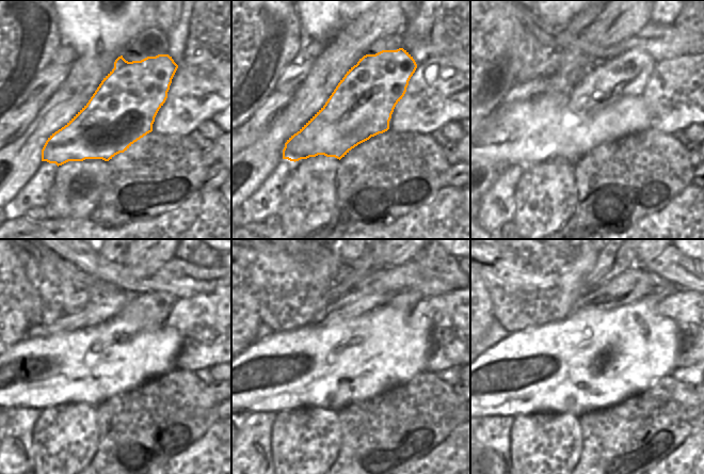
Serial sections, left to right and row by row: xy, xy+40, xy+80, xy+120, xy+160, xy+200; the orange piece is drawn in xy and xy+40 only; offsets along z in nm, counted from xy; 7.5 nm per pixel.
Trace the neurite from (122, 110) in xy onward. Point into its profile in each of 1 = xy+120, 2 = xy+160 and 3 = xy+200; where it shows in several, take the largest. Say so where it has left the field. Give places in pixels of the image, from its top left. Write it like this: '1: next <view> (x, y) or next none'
1: next xy+120 (149, 311)
2: next xy+160 (405, 301)
3: next xy+200 (664, 290)

